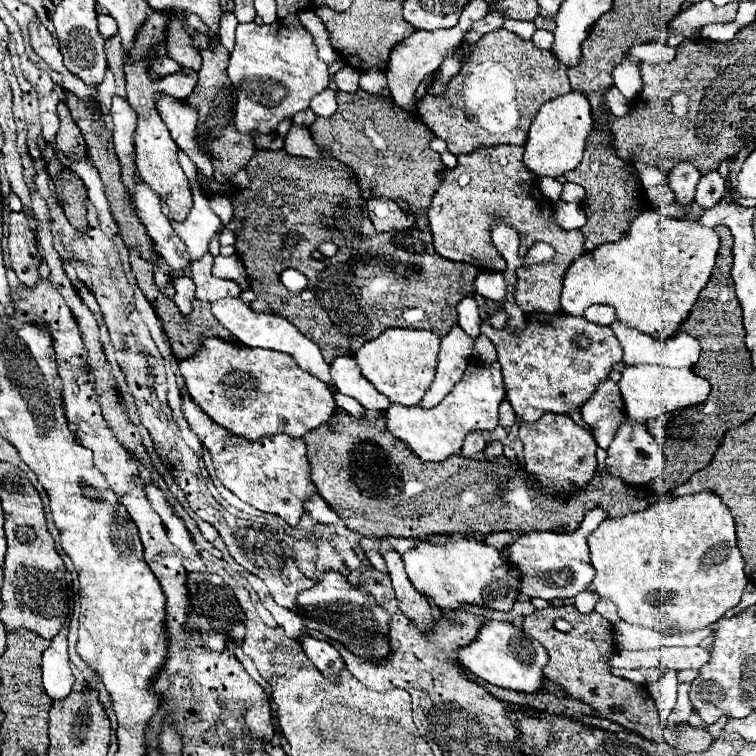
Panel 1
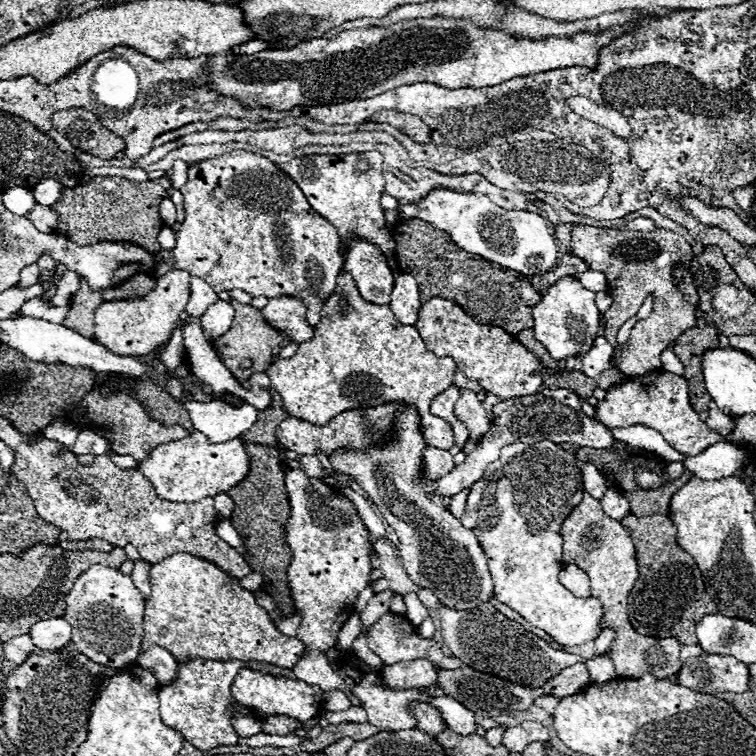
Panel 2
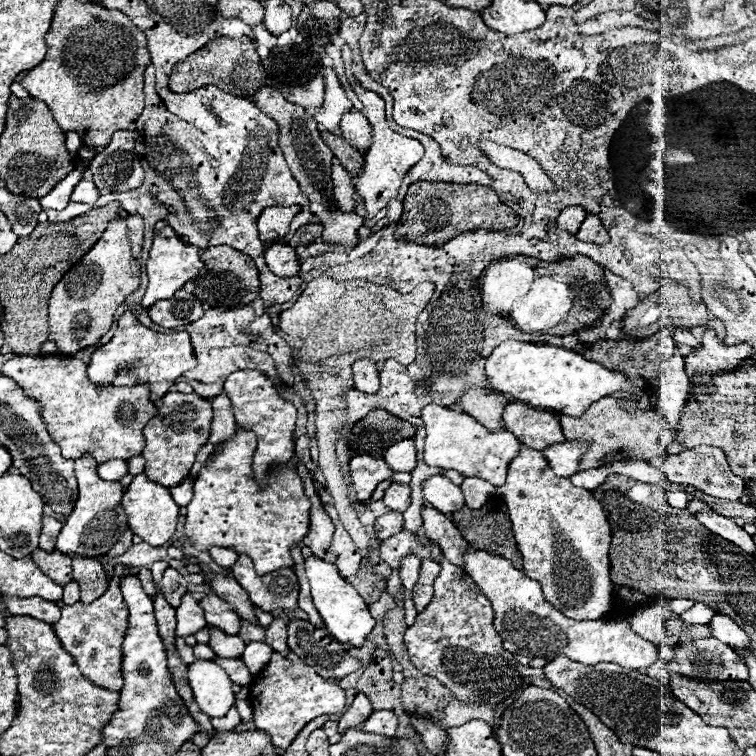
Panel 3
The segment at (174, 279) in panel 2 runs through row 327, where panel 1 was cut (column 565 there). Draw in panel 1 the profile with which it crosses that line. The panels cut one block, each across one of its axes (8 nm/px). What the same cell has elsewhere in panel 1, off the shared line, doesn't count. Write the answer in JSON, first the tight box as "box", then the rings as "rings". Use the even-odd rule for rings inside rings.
{"box":[524,92,592,178],"rings":[[[568,92],[554,100],[548,100],[536,114],[526,144],[524,144],[524,166],[538,178],[558,178],[574,170],[584,152],[584,142],[592,132],[592,106],[584,92]]]}

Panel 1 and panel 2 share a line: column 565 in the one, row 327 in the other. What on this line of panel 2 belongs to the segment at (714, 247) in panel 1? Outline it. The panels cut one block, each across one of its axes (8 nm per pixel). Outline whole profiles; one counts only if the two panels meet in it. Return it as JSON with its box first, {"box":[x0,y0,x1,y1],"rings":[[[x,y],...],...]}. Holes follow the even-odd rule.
{"box":[260,296,314,344],"rings":[[[294,296],[272,298],[260,312],[264,312],[264,318],[280,332],[286,332],[296,344],[310,340],[314,334],[314,328],[304,318],[306,304]]]}

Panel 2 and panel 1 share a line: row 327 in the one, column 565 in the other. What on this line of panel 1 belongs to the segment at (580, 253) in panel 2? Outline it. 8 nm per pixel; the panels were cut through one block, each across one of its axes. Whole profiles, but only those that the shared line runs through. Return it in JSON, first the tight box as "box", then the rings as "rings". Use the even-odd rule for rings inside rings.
{"box":[522,604,712,754],"rings":[[[564,604],[560,608],[544,608],[528,614],[524,618],[522,630],[536,638],[548,652],[550,660],[544,666],[544,676],[552,682],[556,682],[568,696],[576,700],[584,700],[584,704],[592,706],[596,712],[602,714],[602,718],[622,724],[626,730],[640,734],[650,740],[664,740],[670,746],[674,746],[680,754],[686,752],[702,752],[712,744],[712,736],[704,728],[696,728],[690,724],[676,724],[676,726],[664,726],[660,730],[660,716],[656,710],[656,702],[650,696],[648,688],[624,678],[616,678],[610,674],[610,656],[616,652],[614,632],[610,622],[606,622],[600,614],[580,614],[576,606]],[[554,620],[566,620],[572,624],[572,632],[564,634],[554,628]]]}

